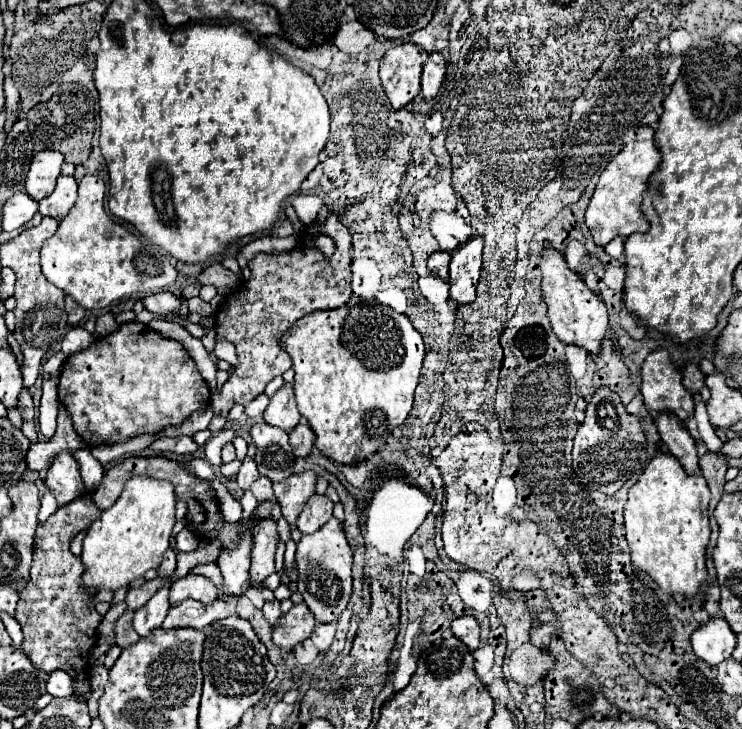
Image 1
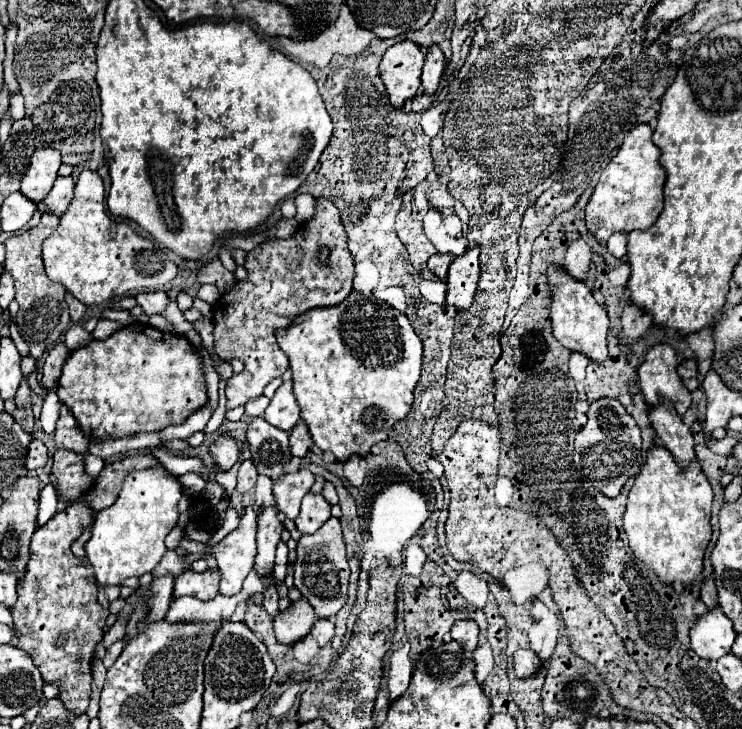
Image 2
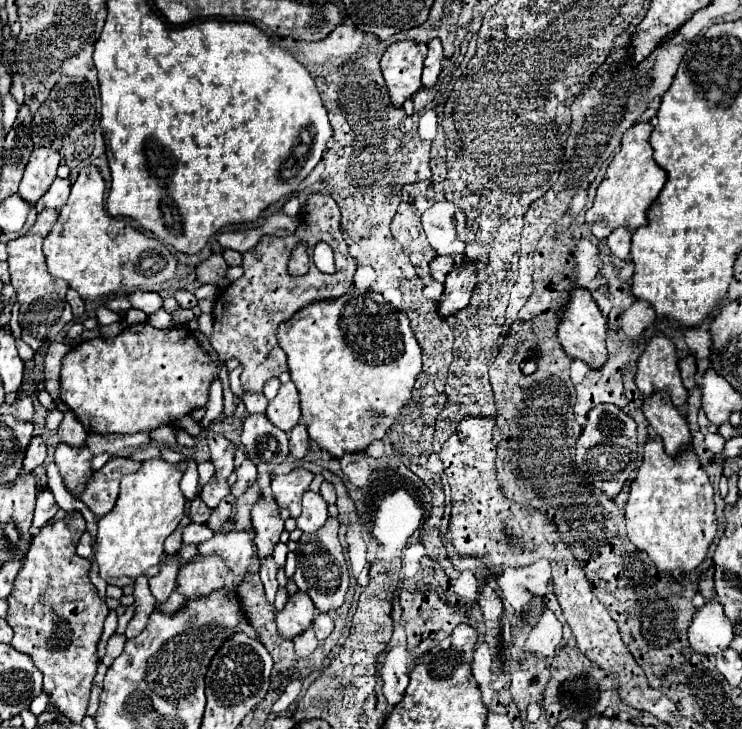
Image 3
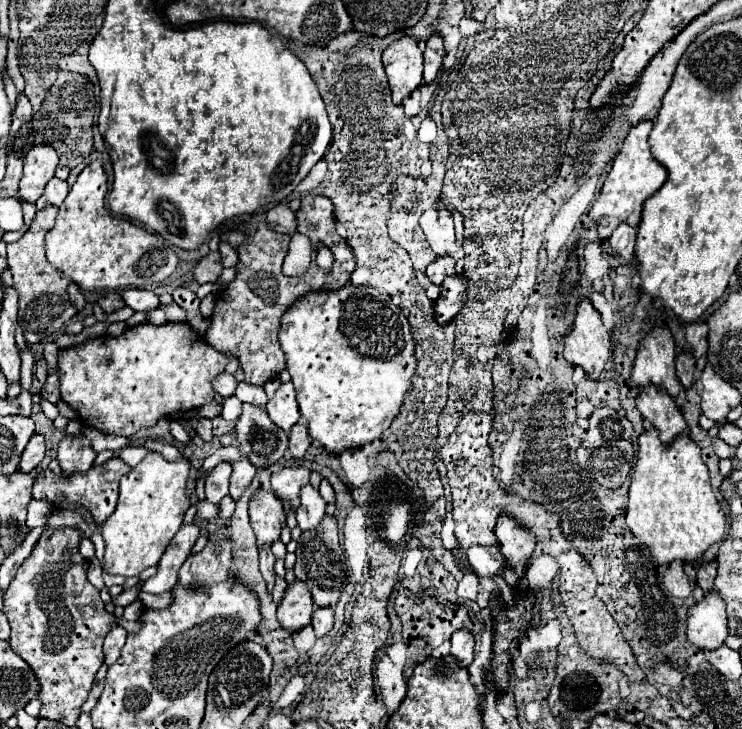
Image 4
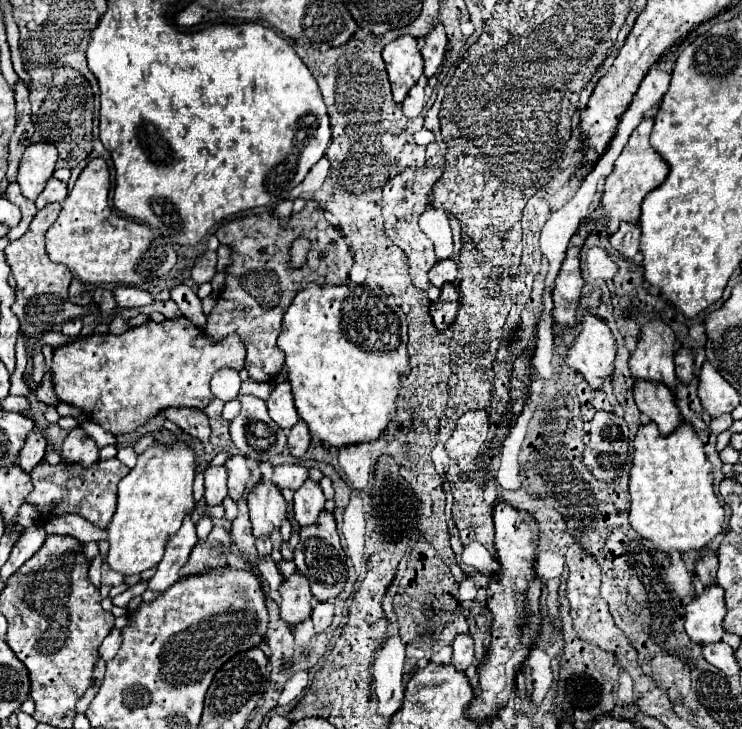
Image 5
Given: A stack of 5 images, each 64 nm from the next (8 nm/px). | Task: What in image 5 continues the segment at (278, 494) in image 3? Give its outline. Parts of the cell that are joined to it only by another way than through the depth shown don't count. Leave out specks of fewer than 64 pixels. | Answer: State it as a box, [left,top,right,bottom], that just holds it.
[272,464,308,490]

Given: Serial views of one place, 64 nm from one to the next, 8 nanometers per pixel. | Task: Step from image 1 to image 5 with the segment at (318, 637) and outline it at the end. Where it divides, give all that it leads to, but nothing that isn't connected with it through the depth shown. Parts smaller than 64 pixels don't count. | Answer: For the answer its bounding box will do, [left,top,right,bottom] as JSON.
[312,602,334,632]

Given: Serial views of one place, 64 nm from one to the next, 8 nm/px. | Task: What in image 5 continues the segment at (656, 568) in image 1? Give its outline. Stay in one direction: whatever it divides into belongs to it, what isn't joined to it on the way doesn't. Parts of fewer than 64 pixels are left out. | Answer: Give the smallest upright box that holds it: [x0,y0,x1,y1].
[630,422,724,552]

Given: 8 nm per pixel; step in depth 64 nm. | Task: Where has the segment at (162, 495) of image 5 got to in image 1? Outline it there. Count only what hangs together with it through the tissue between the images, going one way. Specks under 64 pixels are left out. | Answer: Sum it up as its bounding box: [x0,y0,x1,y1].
[84,476,176,590]

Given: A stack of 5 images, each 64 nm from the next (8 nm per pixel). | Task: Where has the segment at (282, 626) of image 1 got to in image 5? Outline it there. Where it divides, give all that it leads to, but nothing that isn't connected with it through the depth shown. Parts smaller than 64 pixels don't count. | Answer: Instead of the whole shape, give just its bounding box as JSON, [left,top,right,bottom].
[278,572,312,626]

